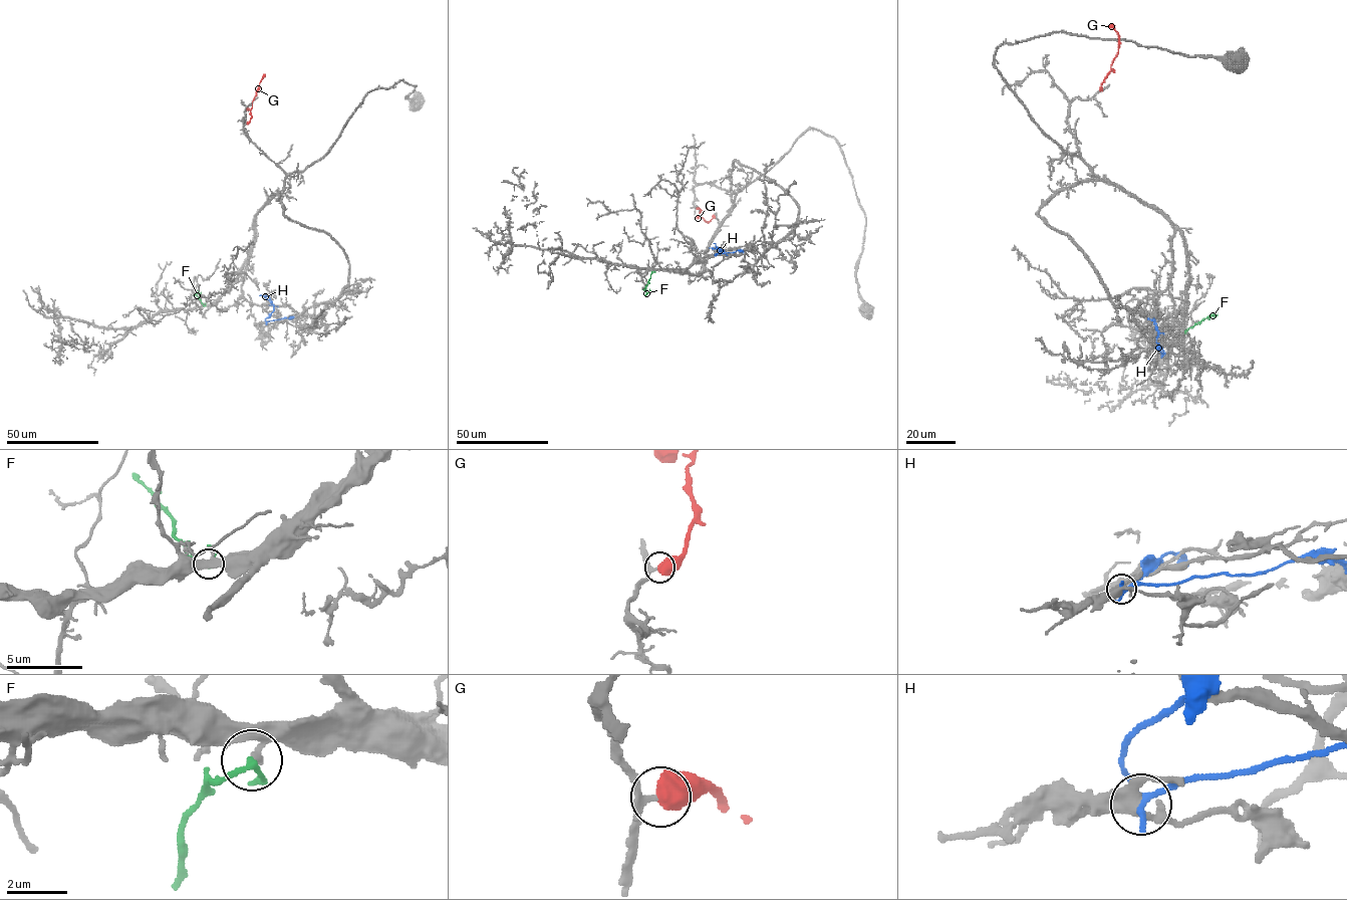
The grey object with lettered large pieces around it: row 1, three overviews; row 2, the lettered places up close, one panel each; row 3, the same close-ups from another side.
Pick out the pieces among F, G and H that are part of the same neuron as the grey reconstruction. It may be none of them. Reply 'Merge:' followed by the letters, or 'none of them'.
Merge: none of them

